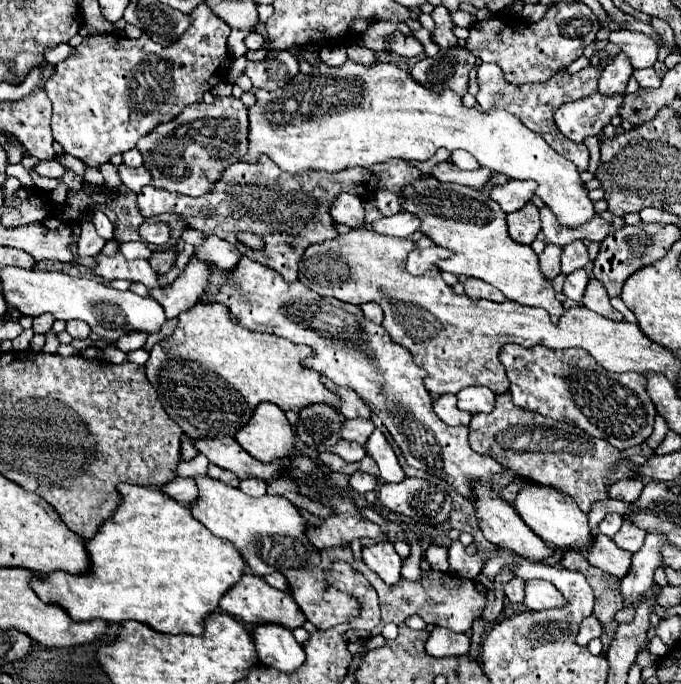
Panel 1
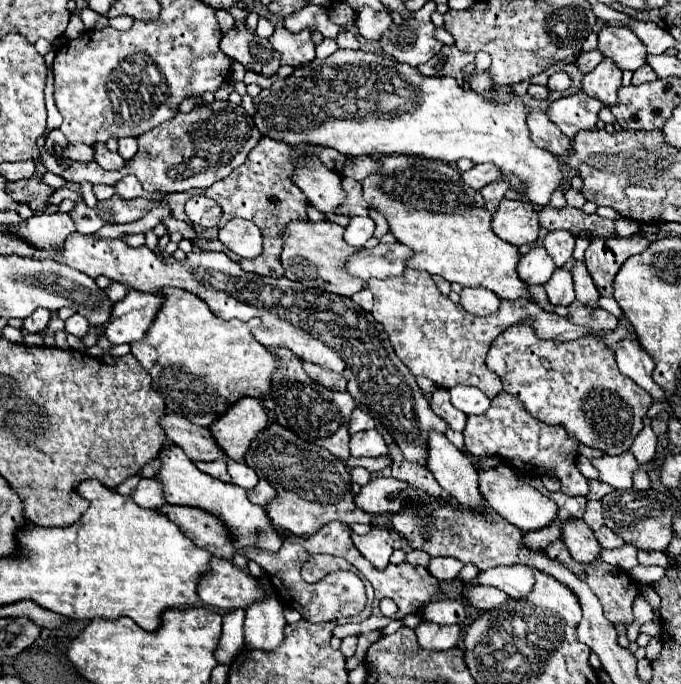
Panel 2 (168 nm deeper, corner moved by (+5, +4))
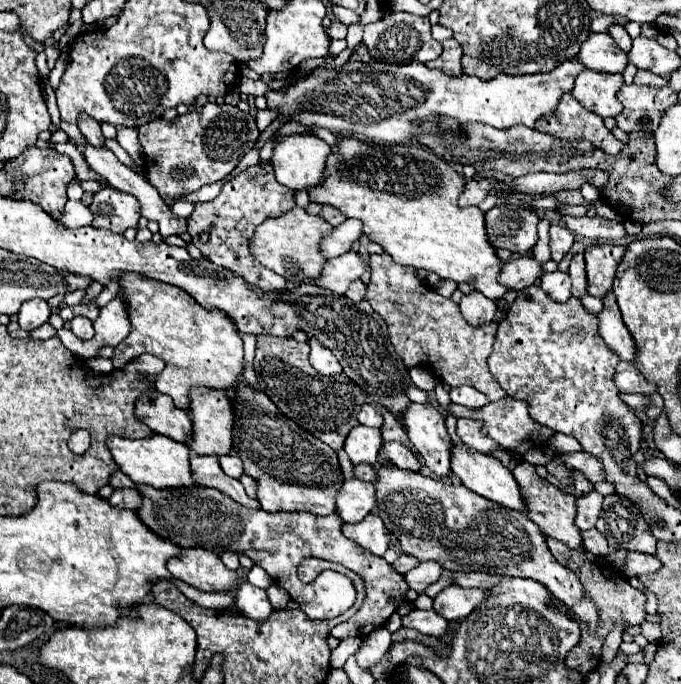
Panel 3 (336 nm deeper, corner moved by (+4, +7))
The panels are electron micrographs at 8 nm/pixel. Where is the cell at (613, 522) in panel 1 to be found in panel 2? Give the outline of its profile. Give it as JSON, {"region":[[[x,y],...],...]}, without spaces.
{"region":[[[590,500],[586,504],[586,512],[584,512],[584,522],[592,528],[592,530],[598,530],[604,526],[604,518],[602,518],[602,506],[598,500]]]}

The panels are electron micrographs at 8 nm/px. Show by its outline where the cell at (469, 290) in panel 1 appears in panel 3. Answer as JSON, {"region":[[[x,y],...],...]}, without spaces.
{"region":[[[471,291],[471,293],[463,295],[459,307],[461,307],[463,317],[471,325],[485,325],[485,323],[493,321],[495,311],[497,311],[497,303],[485,295],[481,295],[479,291]]]}

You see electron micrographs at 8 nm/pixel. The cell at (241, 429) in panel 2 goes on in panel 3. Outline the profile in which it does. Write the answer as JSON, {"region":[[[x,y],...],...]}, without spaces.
{"region":[[[195,387],[191,391],[191,409],[189,409],[191,421],[193,421],[193,443],[189,449],[193,449],[199,455],[227,455],[233,451],[233,403],[227,395],[227,391],[221,389],[207,389],[207,387]]]}

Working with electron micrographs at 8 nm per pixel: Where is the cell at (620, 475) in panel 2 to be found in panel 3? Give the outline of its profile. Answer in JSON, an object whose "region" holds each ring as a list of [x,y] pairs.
{"region":[[[581,451],[581,453],[571,453],[571,455],[561,455],[561,459],[569,469],[583,471],[591,483],[605,481],[605,469],[601,469],[601,459],[595,459],[595,455]]]}

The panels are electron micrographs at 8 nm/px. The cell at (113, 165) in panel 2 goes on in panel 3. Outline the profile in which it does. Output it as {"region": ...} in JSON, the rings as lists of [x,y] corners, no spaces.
{"region":[[[81,115],[81,119],[79,119],[79,129],[81,129],[81,133],[85,135],[87,143],[91,143],[93,147],[103,147],[103,145],[105,145],[105,137],[103,137],[103,133],[101,133],[101,125],[97,125],[95,119],[91,119],[91,117],[87,117],[87,115]]]}

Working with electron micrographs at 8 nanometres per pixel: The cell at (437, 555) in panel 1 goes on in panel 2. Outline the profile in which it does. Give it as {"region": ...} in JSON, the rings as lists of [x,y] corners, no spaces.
{"region":[[[412,550],[412,552],[408,552],[406,558],[404,558],[404,562],[412,564],[412,566],[426,566],[428,560],[430,560],[430,558],[428,558],[422,550]]]}

